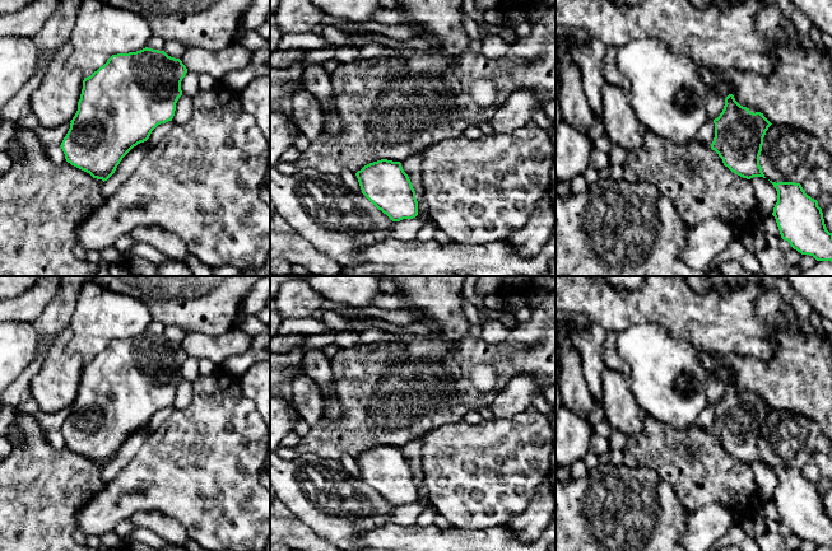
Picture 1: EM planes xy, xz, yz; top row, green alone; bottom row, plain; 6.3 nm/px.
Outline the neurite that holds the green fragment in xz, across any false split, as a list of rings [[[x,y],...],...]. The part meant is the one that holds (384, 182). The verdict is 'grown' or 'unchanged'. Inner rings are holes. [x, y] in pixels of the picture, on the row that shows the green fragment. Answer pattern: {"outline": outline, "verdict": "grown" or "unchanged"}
{"outline": [[[381,159],[355,173],[362,193],[392,221],[418,215],[415,191],[400,162]]], "verdict": "unchanged"}

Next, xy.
{"outline": [[[145,47],[112,55],[83,80],[78,111],[60,145],[66,162],[93,178],[107,181],[134,146],[147,141],[158,125],[172,121],[186,73],[182,61],[164,51]]], "verdict": "unchanged"}

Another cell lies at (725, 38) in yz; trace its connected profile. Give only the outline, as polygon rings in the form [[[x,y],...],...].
[[[556,0],[556,25],[568,32],[585,29],[608,47],[619,48],[637,38],[657,38],[674,53],[688,56],[701,66],[763,75],[773,71],[780,50],[795,45],[808,51],[821,50],[810,36],[800,36],[787,19],[781,19],[781,33],[777,38],[768,38],[761,33],[756,27],[754,15],[764,6],[764,0],[730,3],[725,8],[716,1],[707,8],[697,8],[689,0],[642,0],[635,6],[613,0]]]

